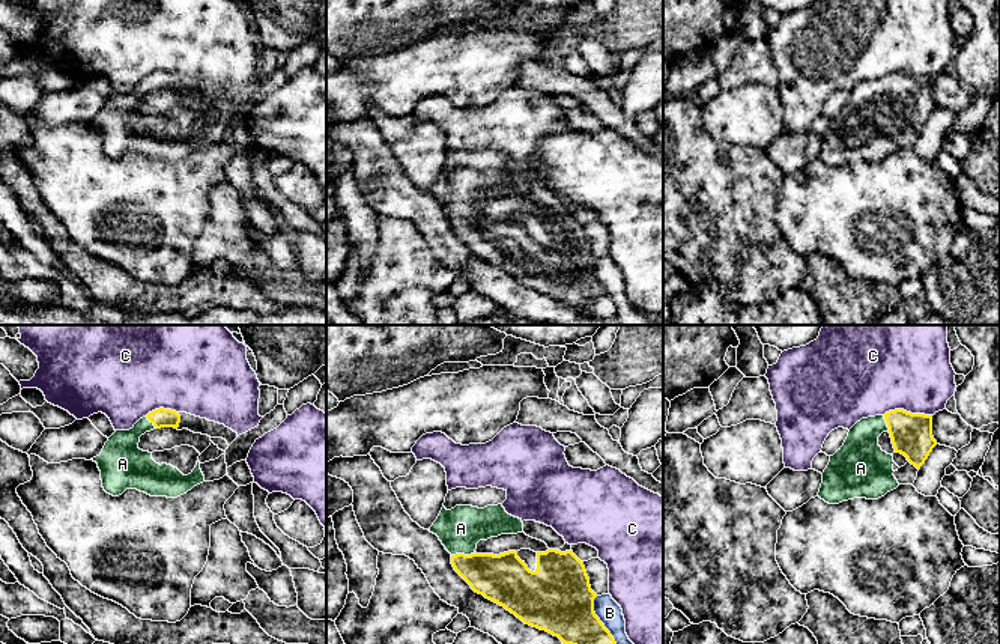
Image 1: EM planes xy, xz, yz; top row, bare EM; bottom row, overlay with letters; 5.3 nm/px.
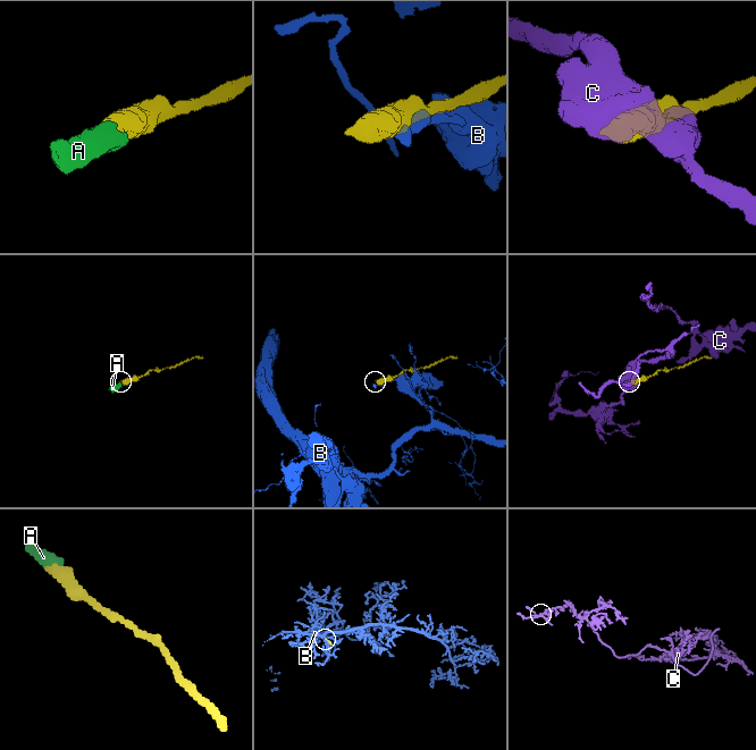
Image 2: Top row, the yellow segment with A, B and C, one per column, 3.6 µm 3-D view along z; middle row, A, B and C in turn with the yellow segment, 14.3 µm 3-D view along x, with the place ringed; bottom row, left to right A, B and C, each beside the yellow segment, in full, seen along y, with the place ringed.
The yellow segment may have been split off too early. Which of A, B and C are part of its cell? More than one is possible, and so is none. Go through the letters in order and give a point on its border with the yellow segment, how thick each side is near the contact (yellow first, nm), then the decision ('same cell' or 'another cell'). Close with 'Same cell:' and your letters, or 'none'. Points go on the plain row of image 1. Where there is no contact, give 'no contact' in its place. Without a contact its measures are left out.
A: meets yellow in xz at (463, 217); 260 nm thick on the yellow side, 240 nm on the other; same cell
B: meets yellow in xz at (603, 288); 340 nm thick on the yellow side, 140 nm on the other; another cell
C: meets yellow in yz at (906, 74); 220 nm thick on the yellow side, 420 nm on the other; another cell
Same cell: A

